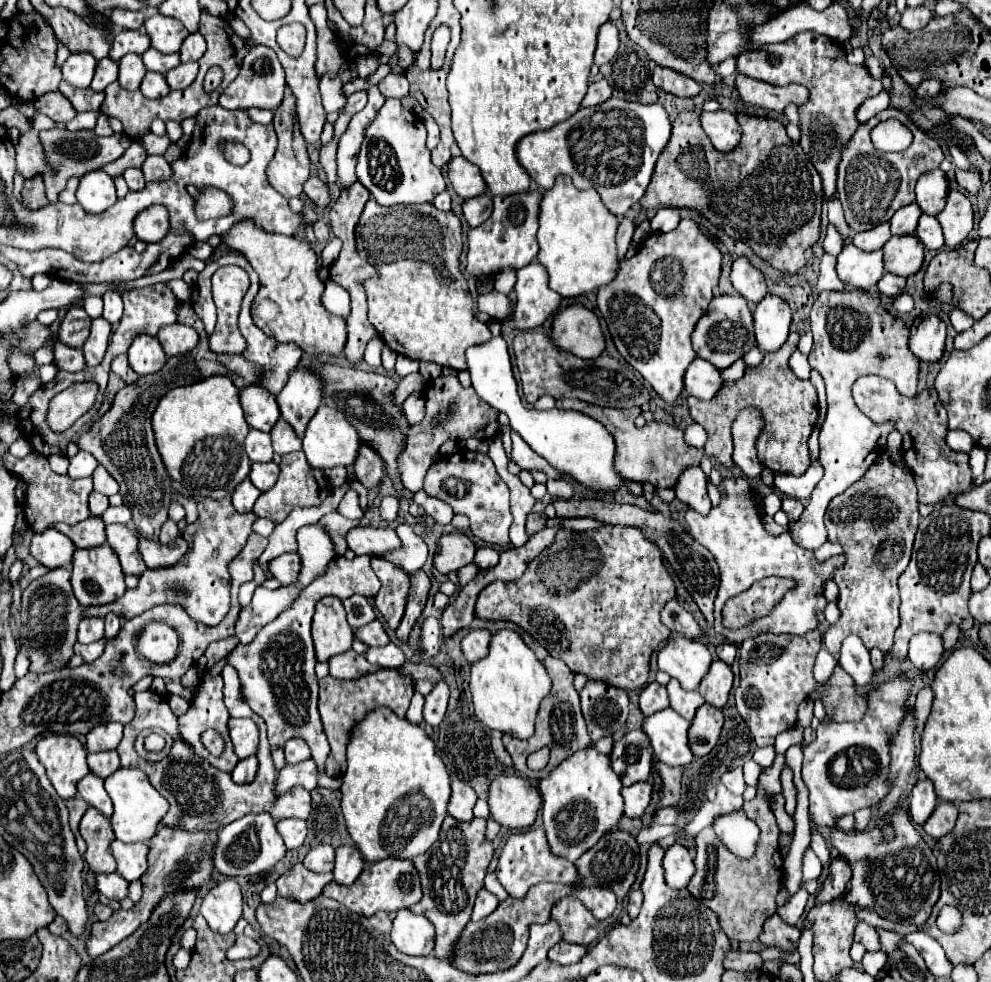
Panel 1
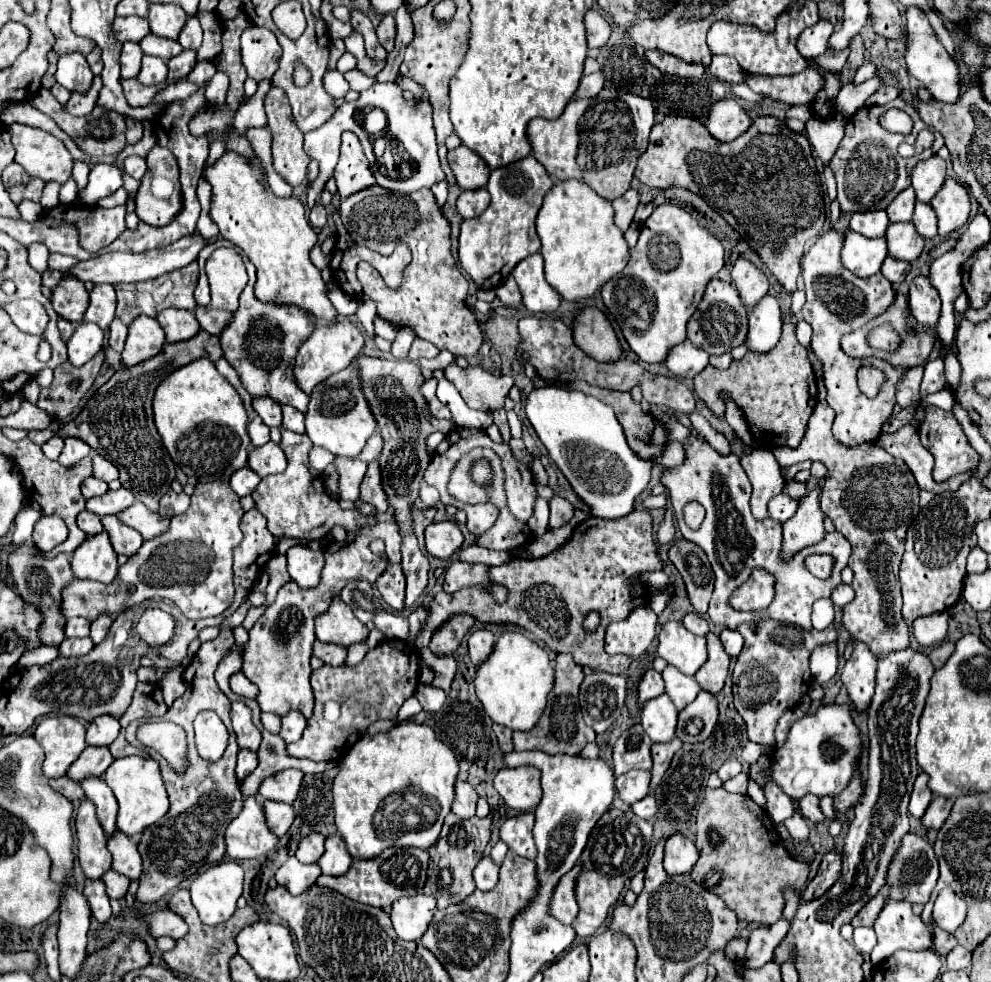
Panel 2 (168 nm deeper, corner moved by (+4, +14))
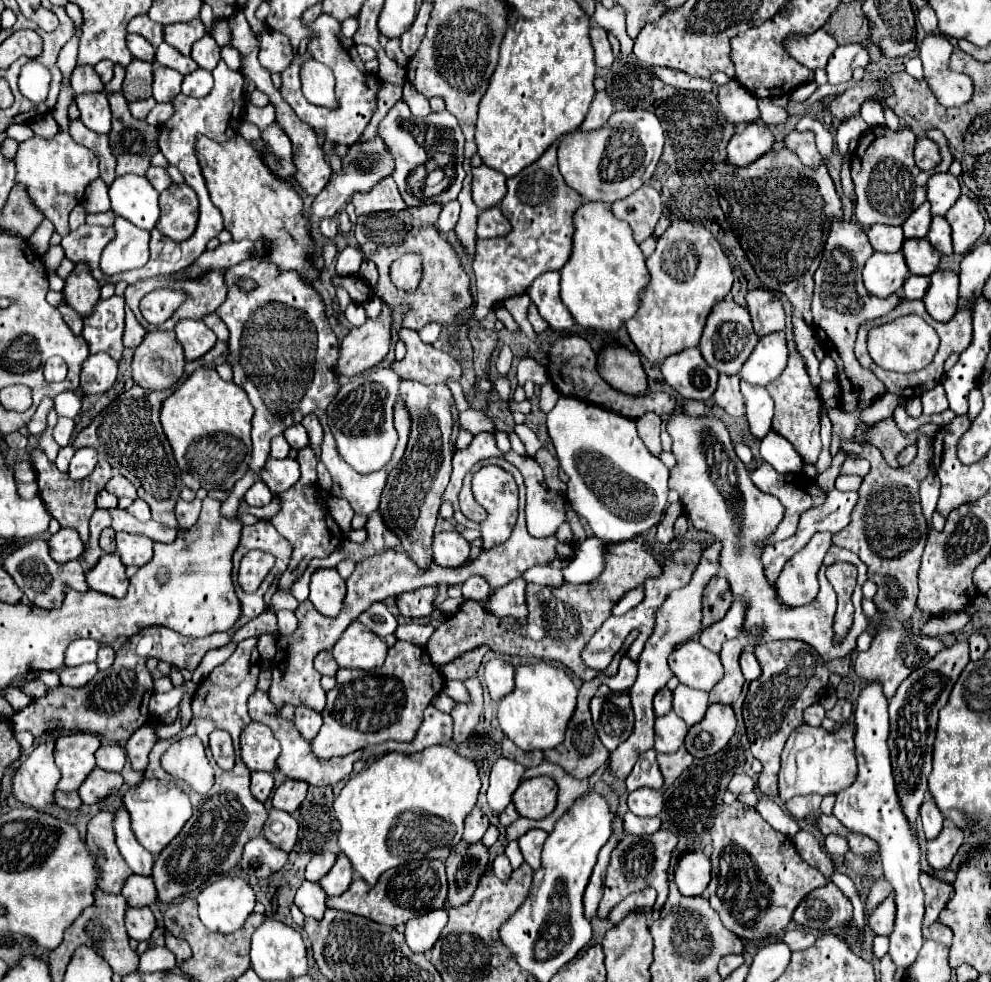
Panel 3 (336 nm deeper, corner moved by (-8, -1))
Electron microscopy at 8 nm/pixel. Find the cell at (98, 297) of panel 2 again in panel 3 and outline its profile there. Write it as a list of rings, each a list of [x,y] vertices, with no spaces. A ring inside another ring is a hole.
[[[119,295],[103,301],[99,299],[91,315],[83,317],[83,337],[89,343],[91,353],[109,353],[115,361],[123,353],[123,307],[125,301]]]

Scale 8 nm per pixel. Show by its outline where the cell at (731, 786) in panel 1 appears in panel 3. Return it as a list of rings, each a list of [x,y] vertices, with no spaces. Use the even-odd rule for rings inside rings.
[[[735,775],[731,781],[729,781],[729,791],[731,793],[735,793],[735,795],[741,795],[741,793],[749,793],[749,791],[753,791],[753,787],[755,787],[755,783],[753,783],[753,779],[749,777],[749,775]]]

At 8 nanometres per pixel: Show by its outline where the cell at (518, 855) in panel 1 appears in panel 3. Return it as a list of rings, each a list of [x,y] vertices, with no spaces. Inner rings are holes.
[[[529,829],[521,839],[519,839],[519,847],[521,847],[521,853],[525,857],[525,861],[537,869],[541,867],[541,849],[543,849],[543,843],[547,839],[547,833],[543,829]]]

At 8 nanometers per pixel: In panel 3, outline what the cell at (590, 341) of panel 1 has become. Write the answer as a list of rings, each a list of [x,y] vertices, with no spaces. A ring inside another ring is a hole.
[[[607,345],[597,359],[599,375],[617,391],[627,395],[643,395],[647,391],[647,375],[639,355],[621,345]]]

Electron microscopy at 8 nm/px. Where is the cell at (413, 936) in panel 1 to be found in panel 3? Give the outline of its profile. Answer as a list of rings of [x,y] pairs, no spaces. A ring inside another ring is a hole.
[[[437,909],[427,915],[419,915],[407,921],[405,925],[405,939],[411,951],[427,953],[431,951],[433,943],[439,939],[443,927],[447,925],[447,911]]]

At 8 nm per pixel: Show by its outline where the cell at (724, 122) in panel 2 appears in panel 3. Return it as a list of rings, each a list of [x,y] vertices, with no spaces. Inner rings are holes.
[[[751,123],[751,125],[739,129],[731,137],[731,141],[727,145],[729,163],[735,167],[745,167],[745,165],[757,161],[761,155],[773,151],[773,143],[775,143],[775,137],[765,125]]]

